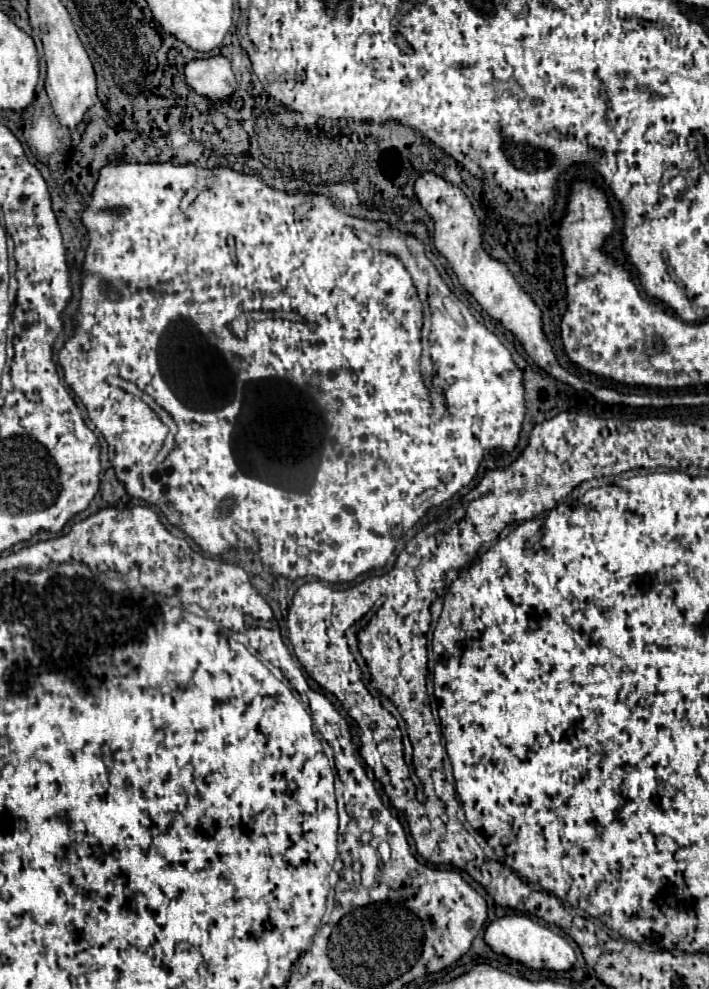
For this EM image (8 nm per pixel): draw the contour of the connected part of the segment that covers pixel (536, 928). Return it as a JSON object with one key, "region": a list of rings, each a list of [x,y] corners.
{"region":[[[510,914],[504,918],[494,920],[488,928],[486,928],[486,936],[484,936],[486,944],[498,952],[508,956],[510,960],[516,960],[528,968],[536,968],[536,970],[570,970],[576,962],[576,954],[574,948],[556,932],[552,932],[550,928],[532,922],[530,918],[522,916],[522,914]]]}

